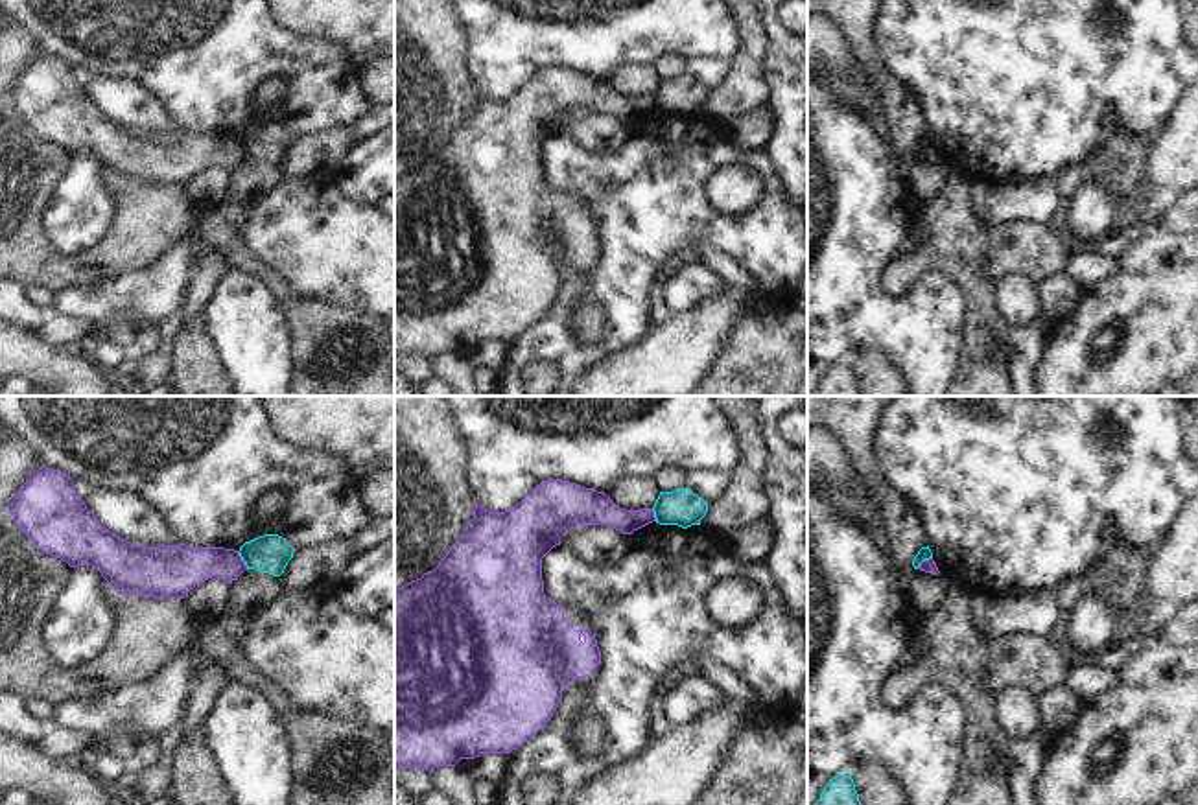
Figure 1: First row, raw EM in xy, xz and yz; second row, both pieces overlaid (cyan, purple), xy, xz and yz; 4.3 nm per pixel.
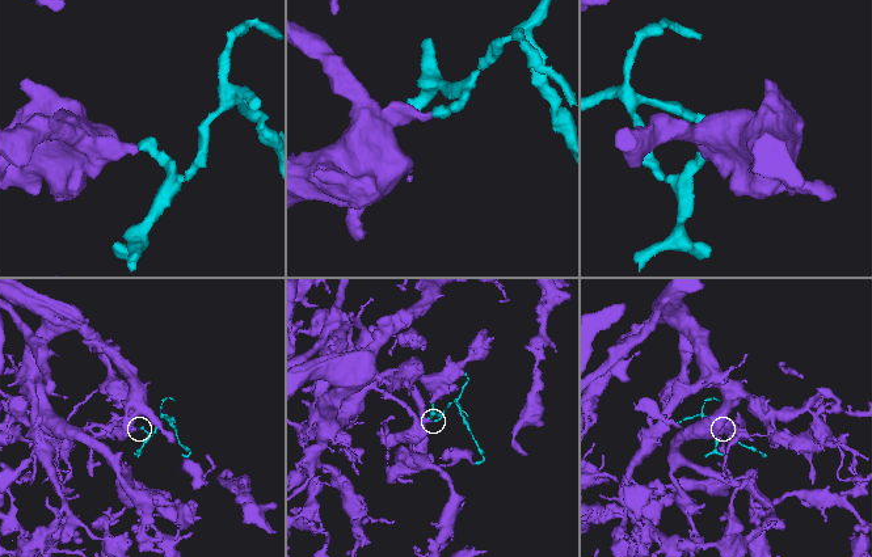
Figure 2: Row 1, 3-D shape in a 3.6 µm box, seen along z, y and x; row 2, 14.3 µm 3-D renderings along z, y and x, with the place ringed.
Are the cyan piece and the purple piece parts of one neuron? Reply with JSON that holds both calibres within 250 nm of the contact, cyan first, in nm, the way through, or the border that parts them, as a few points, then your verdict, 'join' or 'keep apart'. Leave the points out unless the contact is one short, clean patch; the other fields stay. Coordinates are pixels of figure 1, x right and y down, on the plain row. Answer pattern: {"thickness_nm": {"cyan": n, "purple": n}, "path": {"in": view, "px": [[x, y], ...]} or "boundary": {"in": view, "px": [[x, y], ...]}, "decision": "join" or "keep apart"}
{"thickness_nm": {"cyan": 170, "purple": 180}, "boundary": {"in": "xy", "px": [[236, 139], [247, 155]]}, "decision": "keep apart"}

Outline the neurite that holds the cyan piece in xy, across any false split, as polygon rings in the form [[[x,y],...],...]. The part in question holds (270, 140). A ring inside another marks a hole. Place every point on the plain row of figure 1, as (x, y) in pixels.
[[[264,122],[240,134],[247,157],[280,164],[293,146],[295,136],[278,122]]]

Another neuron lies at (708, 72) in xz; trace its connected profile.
[[[687,57],[682,74],[711,90],[722,83],[732,64],[732,61],[721,61],[717,57]]]

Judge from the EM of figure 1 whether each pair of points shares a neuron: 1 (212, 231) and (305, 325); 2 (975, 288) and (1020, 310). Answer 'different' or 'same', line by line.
1: same
2: different

